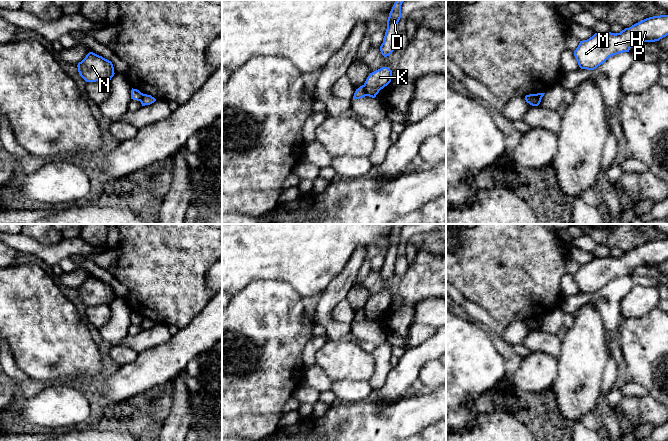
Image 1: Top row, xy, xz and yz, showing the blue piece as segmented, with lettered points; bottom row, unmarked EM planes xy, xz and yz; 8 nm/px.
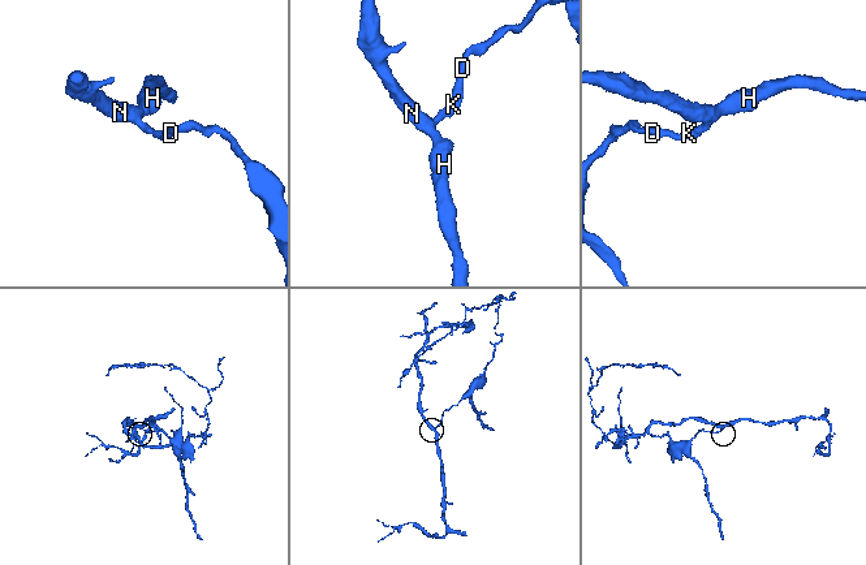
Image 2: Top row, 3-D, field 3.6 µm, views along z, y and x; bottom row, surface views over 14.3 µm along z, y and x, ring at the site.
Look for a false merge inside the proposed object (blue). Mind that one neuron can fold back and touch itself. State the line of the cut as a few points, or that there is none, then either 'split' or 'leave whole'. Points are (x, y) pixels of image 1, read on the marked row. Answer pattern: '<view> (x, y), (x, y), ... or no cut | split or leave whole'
xz (363, 85), (367, 95) | split

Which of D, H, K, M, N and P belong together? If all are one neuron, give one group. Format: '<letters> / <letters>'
D K / H M N P

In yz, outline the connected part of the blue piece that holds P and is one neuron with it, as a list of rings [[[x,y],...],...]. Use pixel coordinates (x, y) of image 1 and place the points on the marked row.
[[[660,15],[646,18],[629,28],[625,28],[620,33],[598,34],[595,33],[587,40],[580,41],[574,51],[574,56],[581,69],[594,70],[603,64],[609,57],[629,52],[630,48],[641,42],[655,42],[668,35],[668,15]]]

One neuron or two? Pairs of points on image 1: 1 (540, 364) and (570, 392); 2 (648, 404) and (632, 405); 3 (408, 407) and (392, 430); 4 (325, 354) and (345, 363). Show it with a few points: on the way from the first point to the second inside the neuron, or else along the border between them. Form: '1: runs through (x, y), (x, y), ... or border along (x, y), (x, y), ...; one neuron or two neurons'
1: border along (558, 359), (558, 375), (550, 389); two neurons
2: border along (640, 398), (640, 422), (646, 428); two neurons
3: runs through (407, 413), (396, 424); one neuron
4: runs through (330, 357), (340, 361); one neuron

